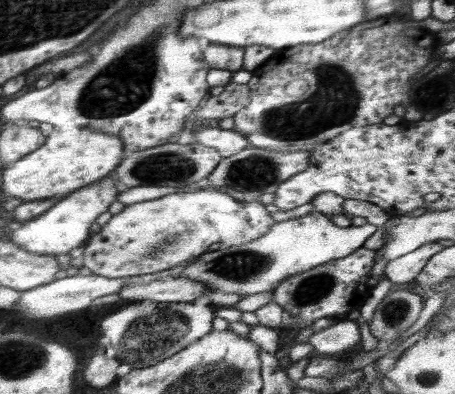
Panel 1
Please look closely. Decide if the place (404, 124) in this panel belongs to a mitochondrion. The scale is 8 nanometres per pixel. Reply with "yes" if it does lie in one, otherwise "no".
no

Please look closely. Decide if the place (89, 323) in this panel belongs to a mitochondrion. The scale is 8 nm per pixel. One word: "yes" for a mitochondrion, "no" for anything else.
no

